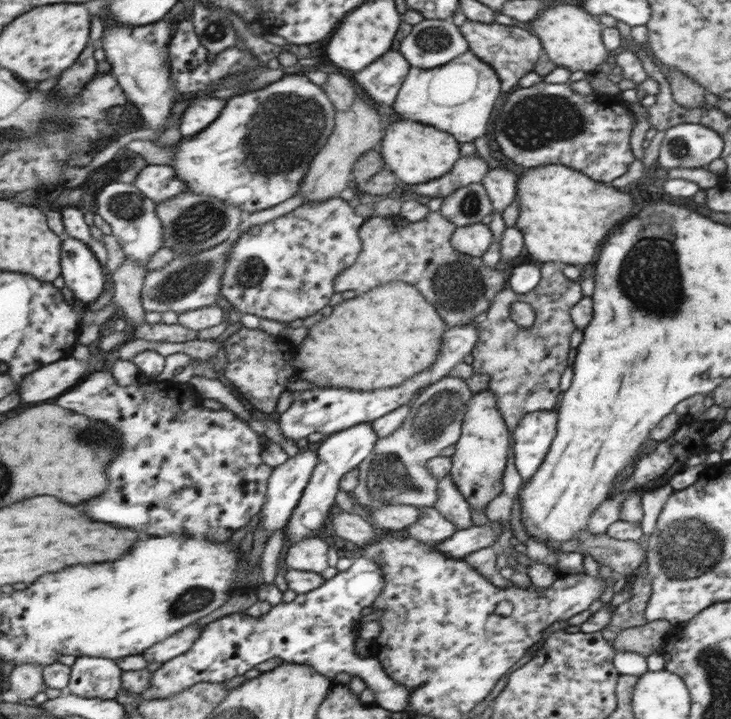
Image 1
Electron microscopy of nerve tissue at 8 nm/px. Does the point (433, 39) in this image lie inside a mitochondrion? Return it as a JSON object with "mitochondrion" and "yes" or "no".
{"mitochondrion":"yes"}

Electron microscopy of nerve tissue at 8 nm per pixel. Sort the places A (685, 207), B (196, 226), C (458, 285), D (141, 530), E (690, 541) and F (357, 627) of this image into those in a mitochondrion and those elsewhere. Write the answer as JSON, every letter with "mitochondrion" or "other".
{"A":"other","B":"mitochondrion","C":"mitochondrion","D":"other","E":"mitochondrion","F":"other"}

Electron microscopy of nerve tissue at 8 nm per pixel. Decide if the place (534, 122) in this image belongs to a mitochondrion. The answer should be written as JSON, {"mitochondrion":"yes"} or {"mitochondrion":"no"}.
{"mitochondrion":"yes"}

